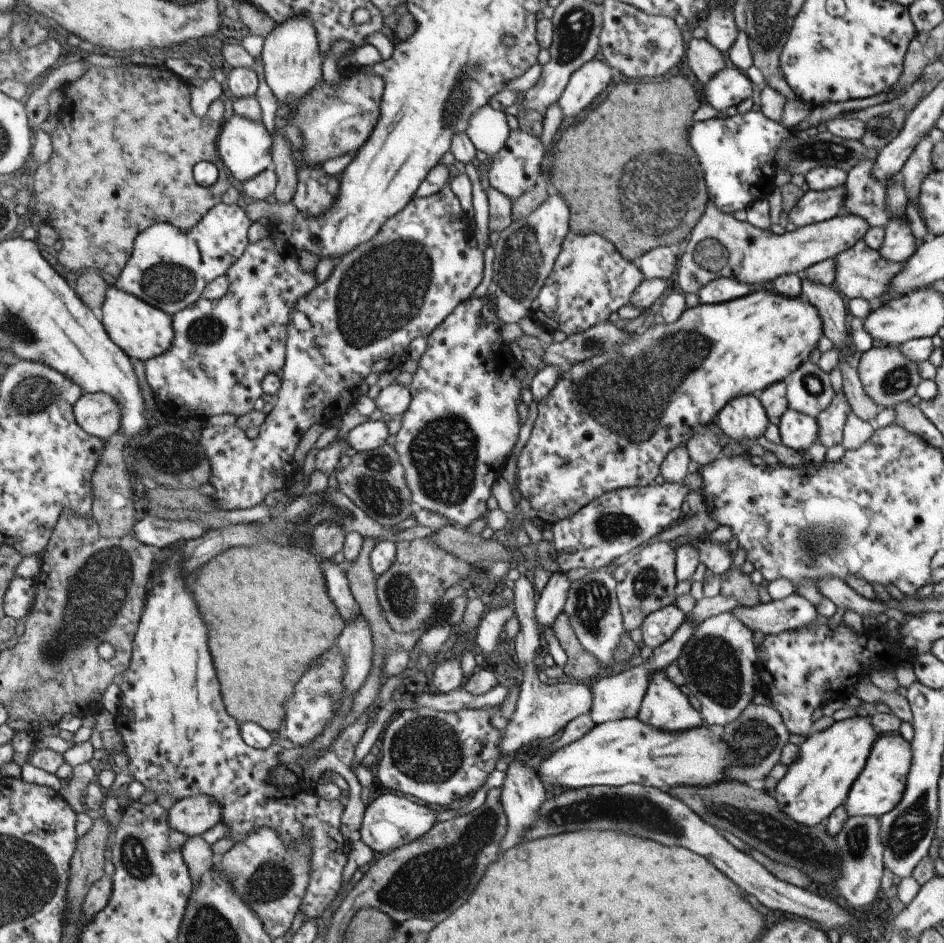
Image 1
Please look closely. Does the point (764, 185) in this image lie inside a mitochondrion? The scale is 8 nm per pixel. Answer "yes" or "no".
no

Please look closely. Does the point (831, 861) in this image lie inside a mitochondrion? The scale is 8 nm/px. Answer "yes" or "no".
yes

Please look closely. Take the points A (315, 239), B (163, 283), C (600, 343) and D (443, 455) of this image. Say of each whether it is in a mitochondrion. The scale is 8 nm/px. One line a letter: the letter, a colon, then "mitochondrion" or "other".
A: other
B: mitochondrion
C: mitochondrion
D: mitochondrion

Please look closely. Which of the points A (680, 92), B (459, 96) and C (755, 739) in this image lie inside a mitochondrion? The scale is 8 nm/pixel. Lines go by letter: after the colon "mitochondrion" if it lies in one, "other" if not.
A: other
B: mitochondrion
C: mitochondrion

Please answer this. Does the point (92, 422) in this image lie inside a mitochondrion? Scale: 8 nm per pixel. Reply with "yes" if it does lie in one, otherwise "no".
no

